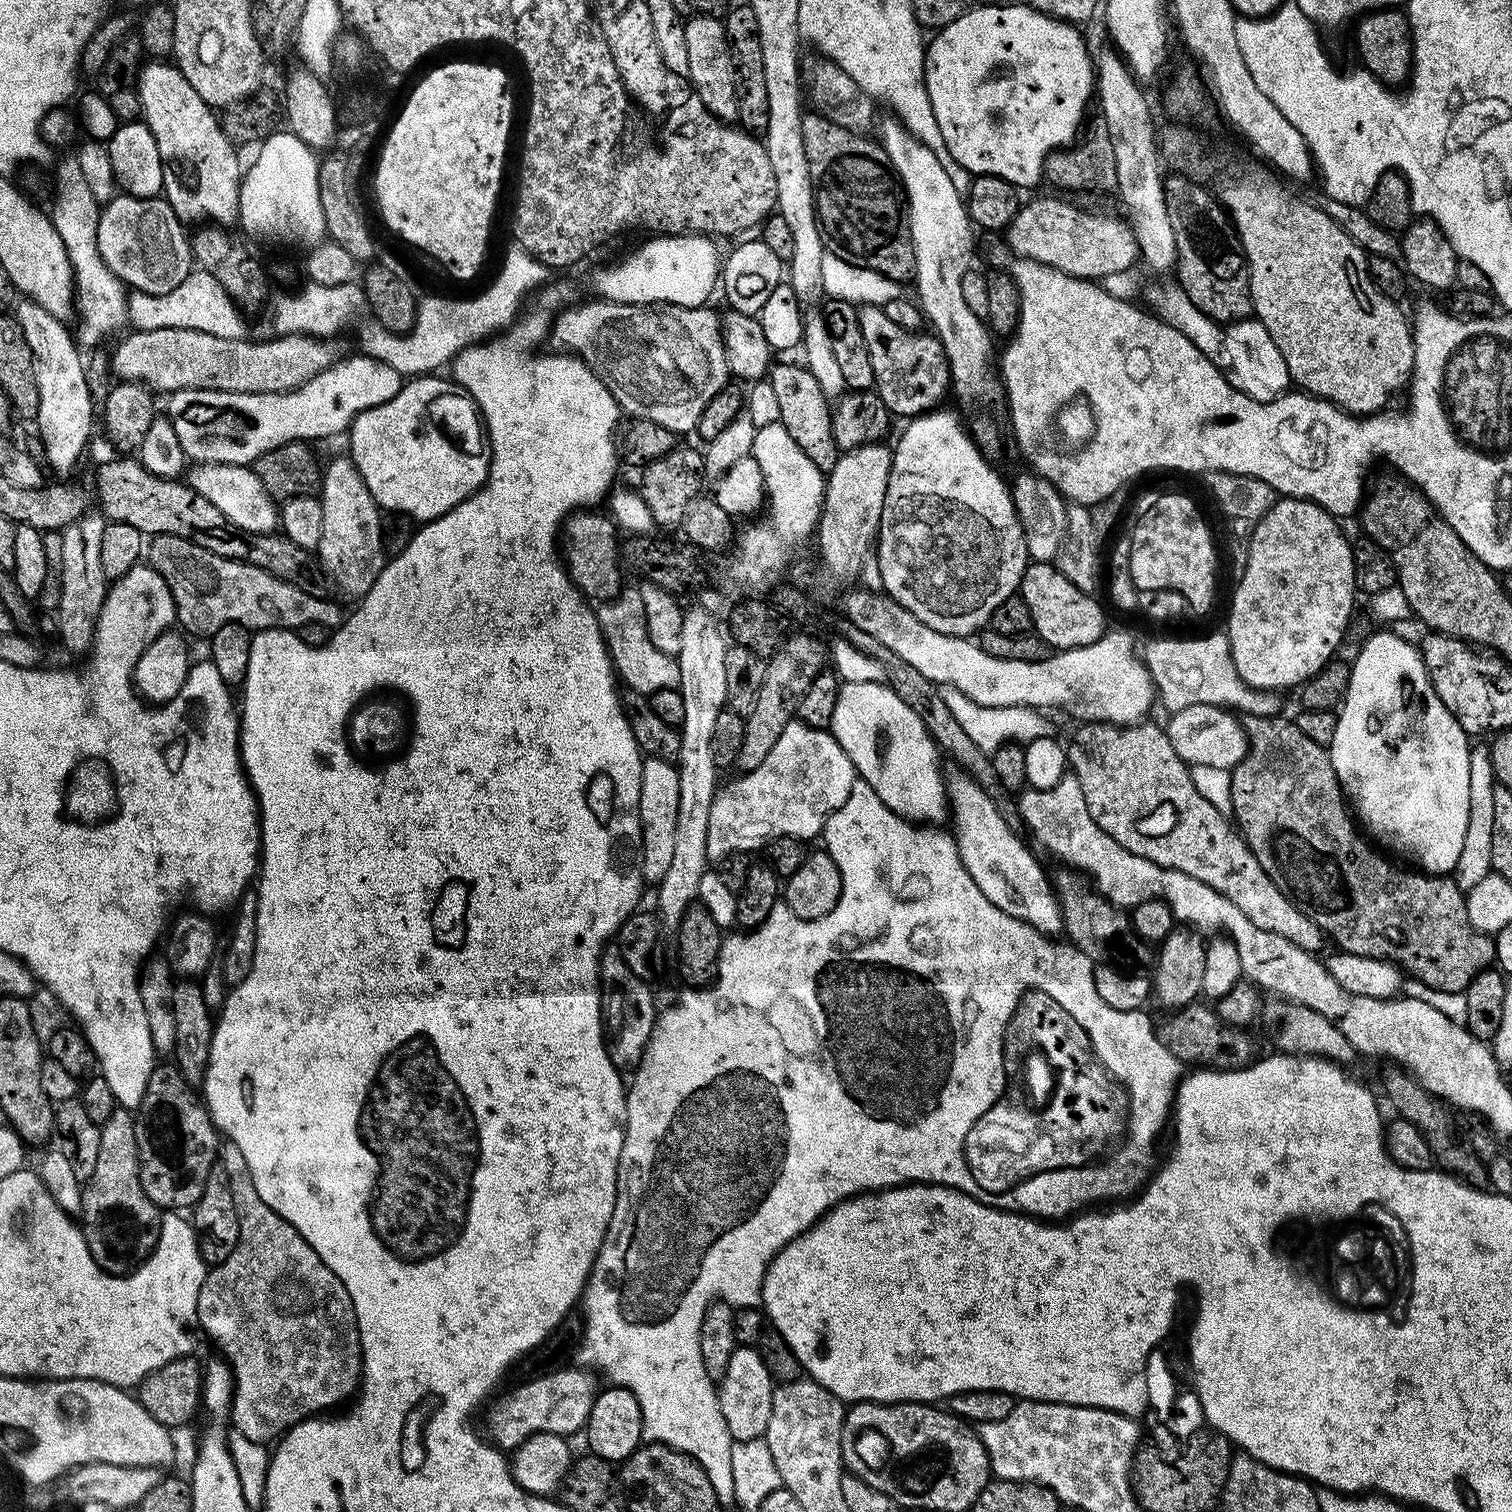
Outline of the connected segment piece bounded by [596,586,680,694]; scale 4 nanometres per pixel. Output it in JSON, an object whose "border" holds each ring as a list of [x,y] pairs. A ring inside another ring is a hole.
{"border":[[[625,587],[617,597],[608,603],[601,603],[596,613],[604,640],[608,643],[608,653],[612,655],[612,667],[619,679],[628,683],[627,687],[633,692],[651,694],[663,688],[680,687],[680,666],[675,655],[662,651],[650,638],[646,630],[646,610],[642,604],[642,594],[639,587]]]}

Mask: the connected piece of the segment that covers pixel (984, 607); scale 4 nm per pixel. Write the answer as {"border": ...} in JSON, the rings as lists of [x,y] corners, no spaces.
{"border":[[[933,410],[925,412],[922,416],[909,419],[908,429],[900,436],[900,441],[894,444],[892,454],[892,477],[888,483],[888,497],[884,503],[884,513],[880,519],[880,530],[878,533],[878,543],[874,551],[878,558],[878,565],[881,566],[883,591],[894,602],[898,602],[914,618],[926,622],[934,630],[942,634],[951,636],[971,637],[979,633],[991,621],[994,610],[1006,602],[1006,598],[1017,595],[1020,587],[1020,579],[1024,569],[1028,567],[1030,559],[1028,557],[1027,546],[1023,536],[1023,528],[1019,522],[1019,516],[1012,501],[1012,490],[1009,481],[1004,481],[1000,477],[1000,472],[983,456],[982,448],[971,435],[964,433],[964,424],[952,412],[940,412],[944,410]]]}

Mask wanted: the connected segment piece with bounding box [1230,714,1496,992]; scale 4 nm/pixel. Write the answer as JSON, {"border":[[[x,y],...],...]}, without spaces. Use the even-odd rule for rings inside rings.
{"border":[[[1243,717],[1244,733],[1250,737],[1248,753],[1230,772],[1230,812],[1254,858],[1262,862],[1262,870],[1270,874],[1278,890],[1301,905],[1329,941],[1336,940],[1339,951],[1392,961],[1411,979],[1421,980],[1434,990],[1463,992],[1479,972],[1493,967],[1496,958],[1495,939],[1487,932],[1479,932],[1470,922],[1465,893],[1451,875],[1395,868],[1356,836],[1357,825],[1346,803],[1346,793],[1334,774],[1328,749],[1310,742],[1295,722],[1282,717]]]}

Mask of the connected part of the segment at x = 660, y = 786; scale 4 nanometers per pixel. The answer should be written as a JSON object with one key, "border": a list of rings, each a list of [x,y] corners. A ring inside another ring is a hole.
{"border":[[[657,756],[647,757],[642,763],[642,790],[640,791],[640,870],[648,882],[658,882],[666,874],[674,854],[674,833],[678,830],[679,767],[673,761]]]}

